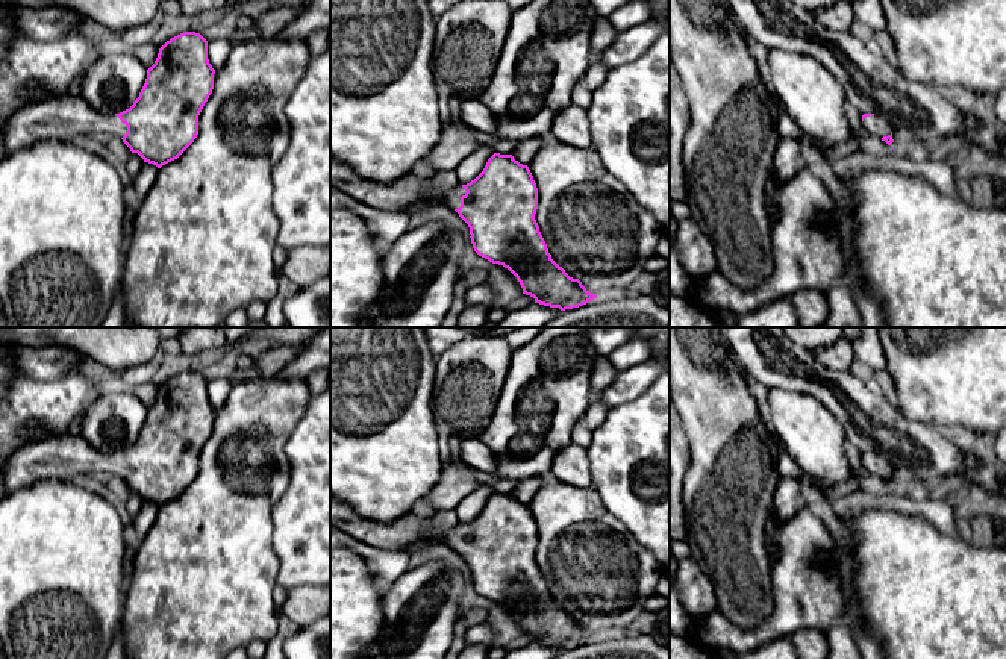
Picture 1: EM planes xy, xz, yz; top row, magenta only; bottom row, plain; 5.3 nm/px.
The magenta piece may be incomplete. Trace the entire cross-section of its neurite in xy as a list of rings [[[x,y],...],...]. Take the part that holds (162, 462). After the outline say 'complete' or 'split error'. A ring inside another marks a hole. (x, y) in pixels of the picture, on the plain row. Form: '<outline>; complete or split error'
[[[195,371],[167,380],[133,444],[120,453],[102,453],[82,436],[71,433],[27,442],[5,464],[3,483],[8,492],[47,480],[82,480],[100,473],[118,476],[144,501],[158,508],[177,498],[198,474],[198,454],[214,429],[215,409],[208,398],[208,380]]]; split error

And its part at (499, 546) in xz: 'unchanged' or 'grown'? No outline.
grown

